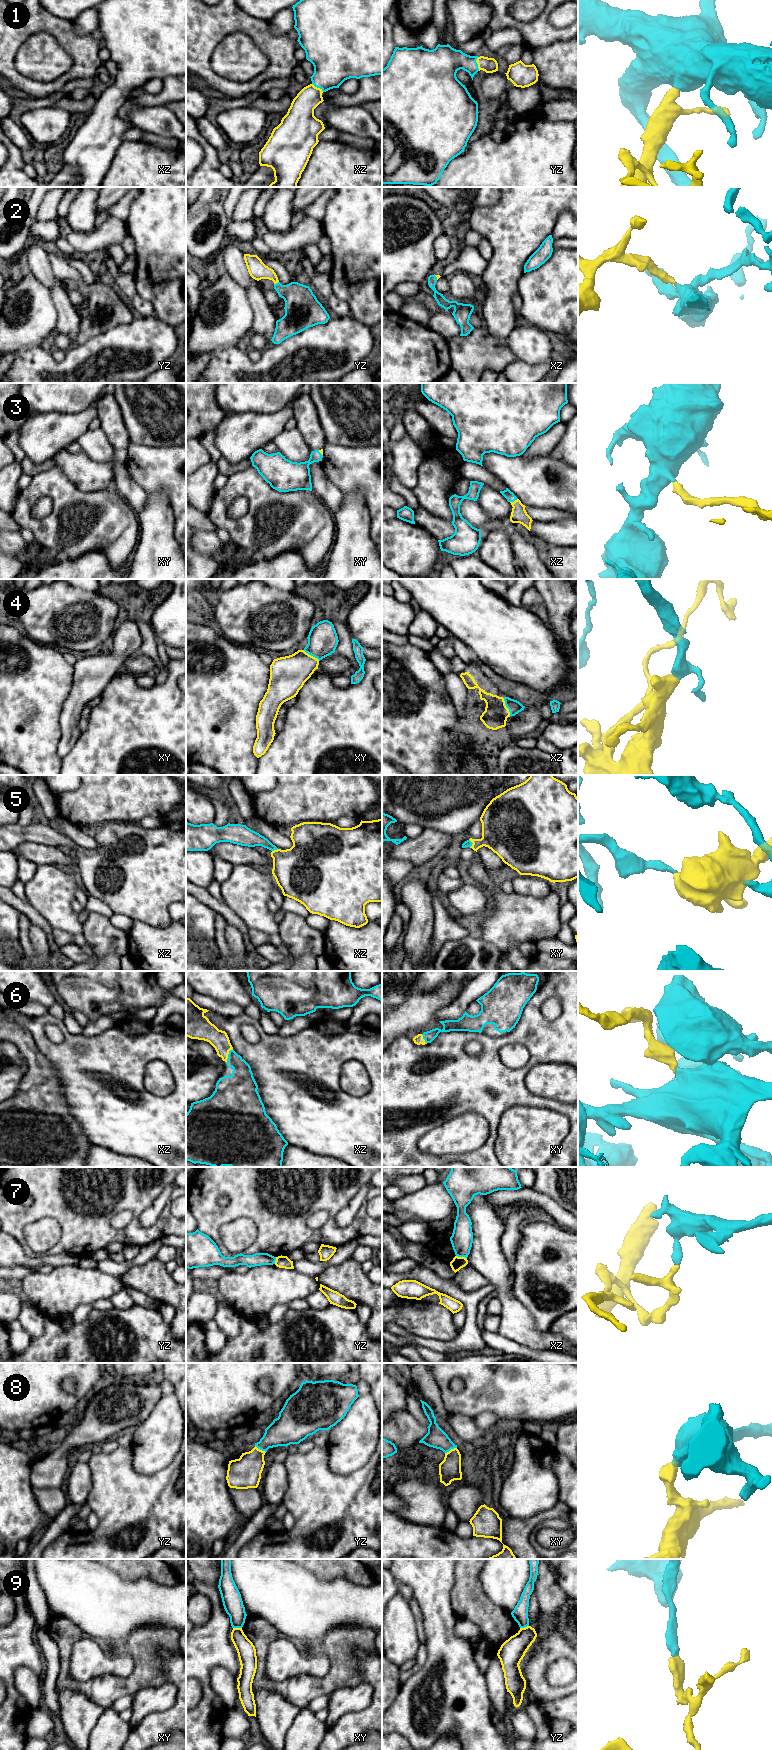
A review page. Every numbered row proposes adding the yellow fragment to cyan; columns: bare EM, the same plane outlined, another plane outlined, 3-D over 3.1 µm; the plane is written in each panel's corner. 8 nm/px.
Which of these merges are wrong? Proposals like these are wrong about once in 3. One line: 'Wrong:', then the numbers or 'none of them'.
Wrong: 7, 9

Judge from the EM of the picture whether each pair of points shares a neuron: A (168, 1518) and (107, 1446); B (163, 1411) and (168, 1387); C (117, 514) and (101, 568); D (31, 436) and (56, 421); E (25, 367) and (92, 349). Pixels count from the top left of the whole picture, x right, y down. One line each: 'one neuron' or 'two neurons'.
A: two neurons
B: two neurons
C: two neurons
D: one neuron
E: one neuron

